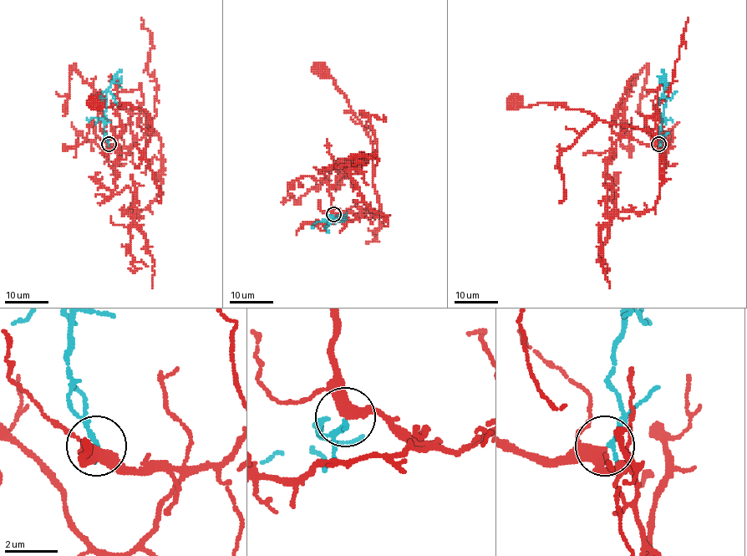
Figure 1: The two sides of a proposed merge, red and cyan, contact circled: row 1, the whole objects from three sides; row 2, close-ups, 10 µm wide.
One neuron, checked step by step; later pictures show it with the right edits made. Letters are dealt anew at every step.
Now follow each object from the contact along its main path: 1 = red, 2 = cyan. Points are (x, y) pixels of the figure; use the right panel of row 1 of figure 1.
1: (658, 143), (658, 146), (664, 146), (661, 135), (609, 124), (559, 103), (521, 107), (514, 102)
2: (658, 143), (665, 104), (665, 84), (657, 76)

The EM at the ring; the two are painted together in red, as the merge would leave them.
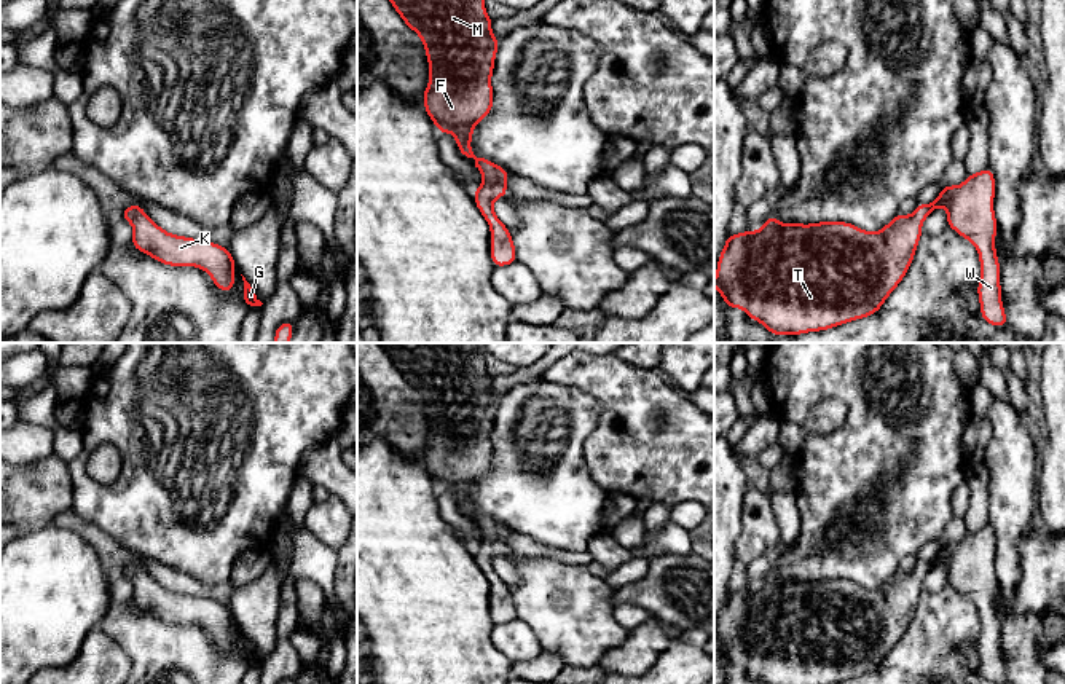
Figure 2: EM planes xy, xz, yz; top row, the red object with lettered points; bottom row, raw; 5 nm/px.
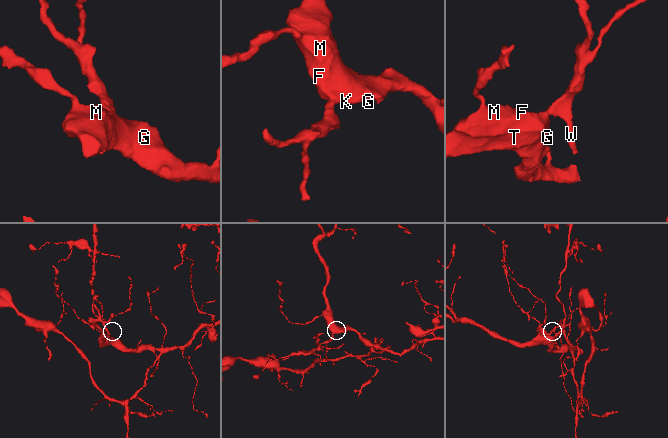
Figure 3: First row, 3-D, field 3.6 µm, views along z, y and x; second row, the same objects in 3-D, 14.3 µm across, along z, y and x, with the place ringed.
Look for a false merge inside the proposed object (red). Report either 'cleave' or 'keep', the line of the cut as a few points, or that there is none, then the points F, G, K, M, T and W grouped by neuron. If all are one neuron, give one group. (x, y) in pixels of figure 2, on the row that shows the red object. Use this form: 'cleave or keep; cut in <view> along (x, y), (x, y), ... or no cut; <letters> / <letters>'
keep; no cut; F G K M T W

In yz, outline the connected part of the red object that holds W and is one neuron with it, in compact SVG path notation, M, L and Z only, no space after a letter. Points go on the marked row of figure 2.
M990 167L977 174L968 174L968 179L958 185L942 185L942 193L931 204L917 202L912 215L898 214L888 225L877 233L864 231L848 222L819 222L819 223L781 223L770 215L759 231L745 231L729 234L717 260L714 287L722 295L727 308L741 308L748 317L760 322L772 335L802 335L807 332L821 332L837 325L864 319L875 314L890 293L906 276L922 238L923 220L937 207L947 207L947 226L973 242L979 252L981 277L977 295L981 301L981 317L993 327L1006 327L1006 313L1001 305L1000 260L995 250L995 233L998 231L993 198L995 177Z

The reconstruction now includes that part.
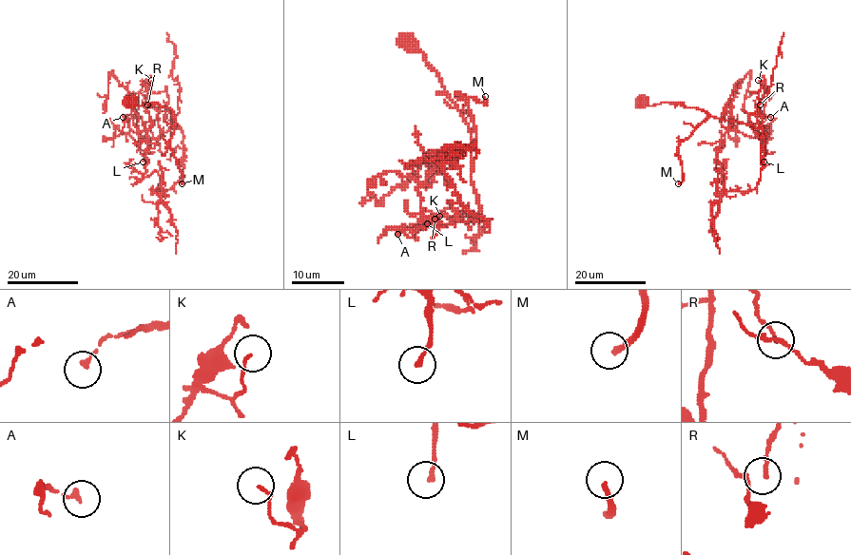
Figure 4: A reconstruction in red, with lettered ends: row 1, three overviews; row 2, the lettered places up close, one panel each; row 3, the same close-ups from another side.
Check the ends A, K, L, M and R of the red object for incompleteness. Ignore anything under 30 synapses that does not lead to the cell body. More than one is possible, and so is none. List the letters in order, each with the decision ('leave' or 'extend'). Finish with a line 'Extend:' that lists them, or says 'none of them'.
A: leave
K: leave
L: extend
M: extend
R: leave
Extend: L, M

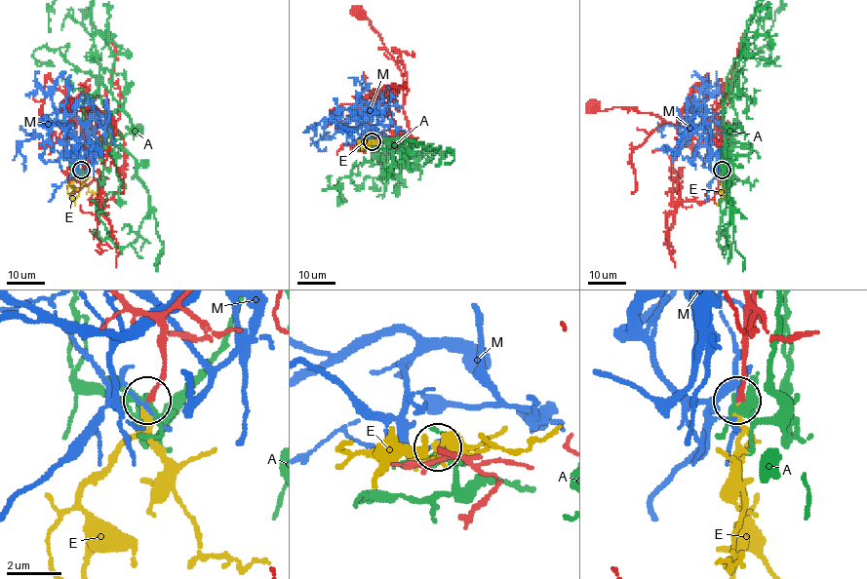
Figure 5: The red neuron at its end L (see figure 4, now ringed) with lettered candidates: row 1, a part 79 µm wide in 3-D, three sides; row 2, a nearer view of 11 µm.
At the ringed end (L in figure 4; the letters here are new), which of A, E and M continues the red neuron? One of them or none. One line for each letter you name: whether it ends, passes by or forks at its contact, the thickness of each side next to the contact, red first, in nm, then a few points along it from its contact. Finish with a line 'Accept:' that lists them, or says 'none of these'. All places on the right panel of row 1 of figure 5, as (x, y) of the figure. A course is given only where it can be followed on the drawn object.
E: it passes by; calibres 170 and 240 nm; course (723, 171), (721, 199), (716, 205)
Accept: E

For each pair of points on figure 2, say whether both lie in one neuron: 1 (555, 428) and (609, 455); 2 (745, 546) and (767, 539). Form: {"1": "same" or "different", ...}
{"1": "different", "2": "same"}

